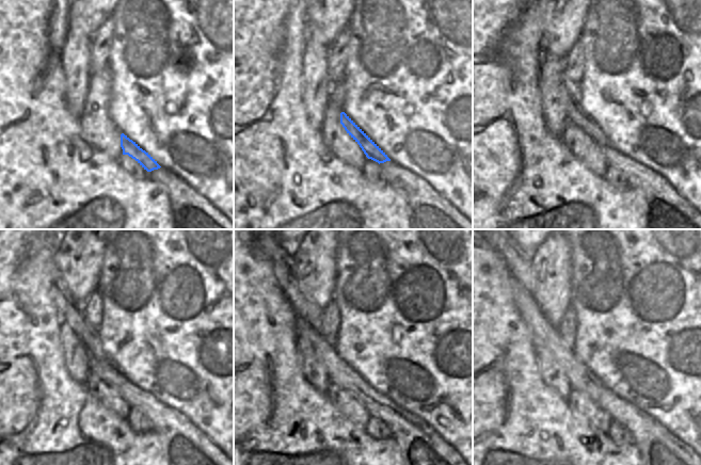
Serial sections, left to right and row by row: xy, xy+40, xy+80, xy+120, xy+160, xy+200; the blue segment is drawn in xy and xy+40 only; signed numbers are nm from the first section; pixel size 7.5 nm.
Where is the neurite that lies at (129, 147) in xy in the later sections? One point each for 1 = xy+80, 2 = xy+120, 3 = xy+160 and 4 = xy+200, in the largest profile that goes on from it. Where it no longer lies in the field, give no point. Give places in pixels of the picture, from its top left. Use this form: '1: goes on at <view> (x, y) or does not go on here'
1: goes on at xy+80 (575, 114)
2: goes on at xy+120 (70, 313)
3: goes on at xy+160 (282, 260)
4: goes on at xy+200 (519, 261)

